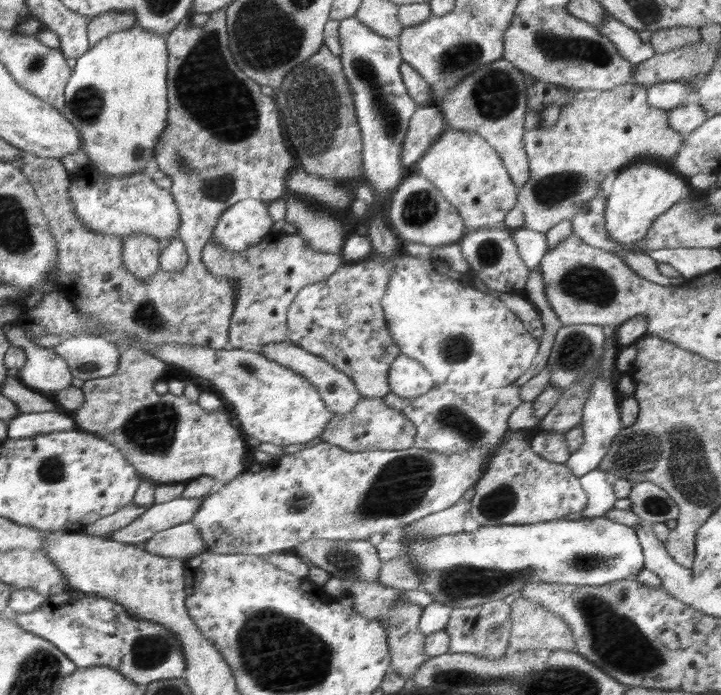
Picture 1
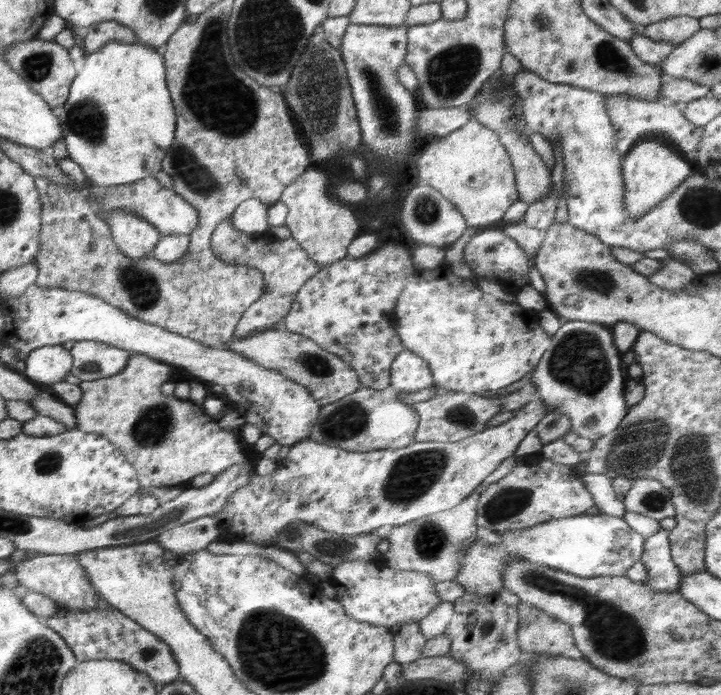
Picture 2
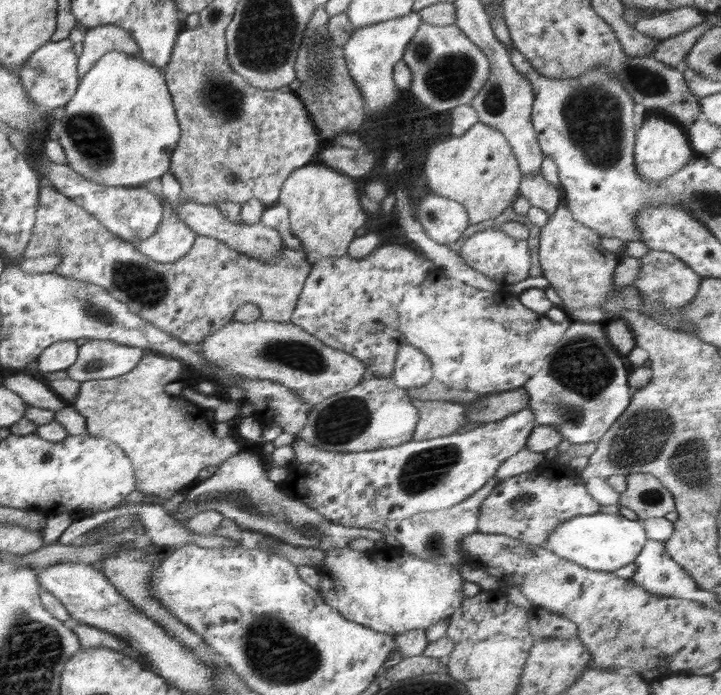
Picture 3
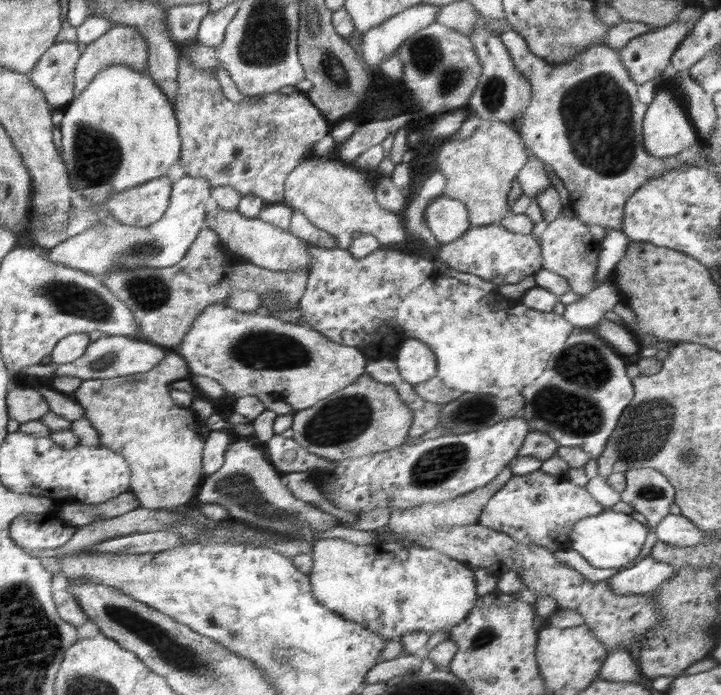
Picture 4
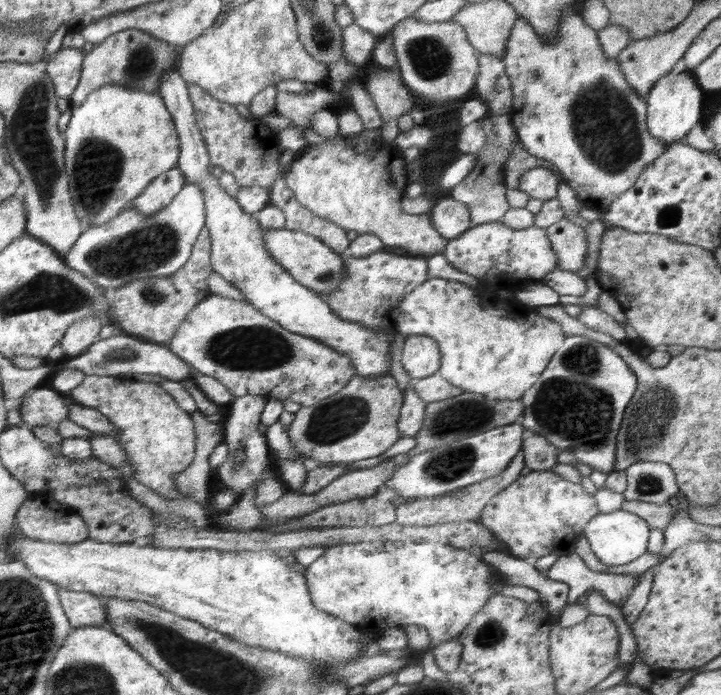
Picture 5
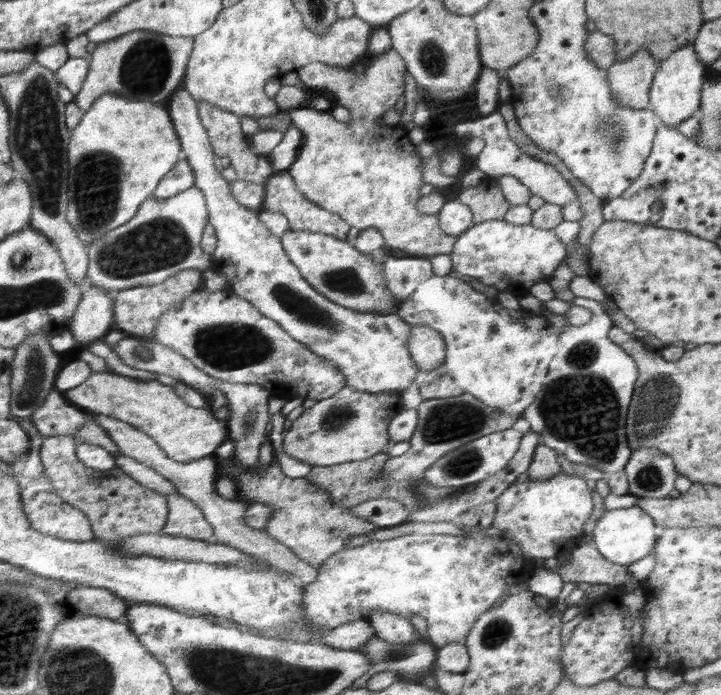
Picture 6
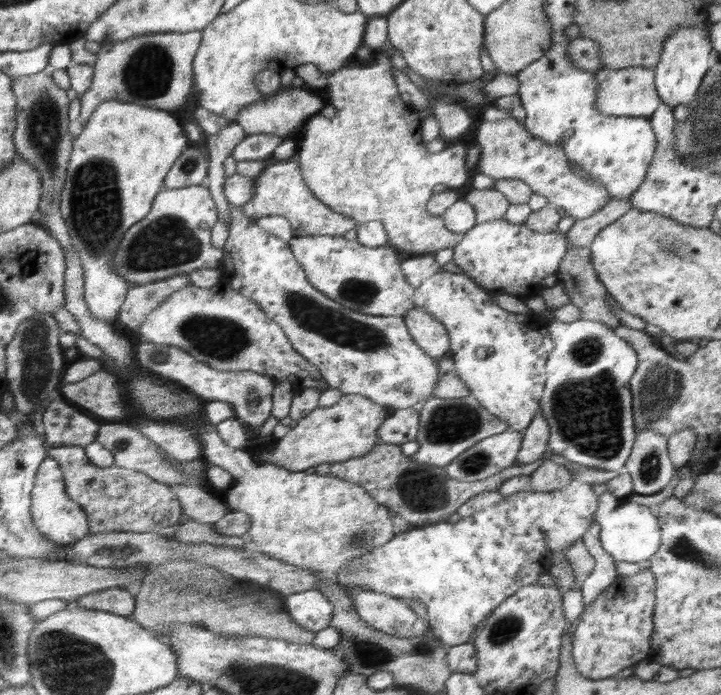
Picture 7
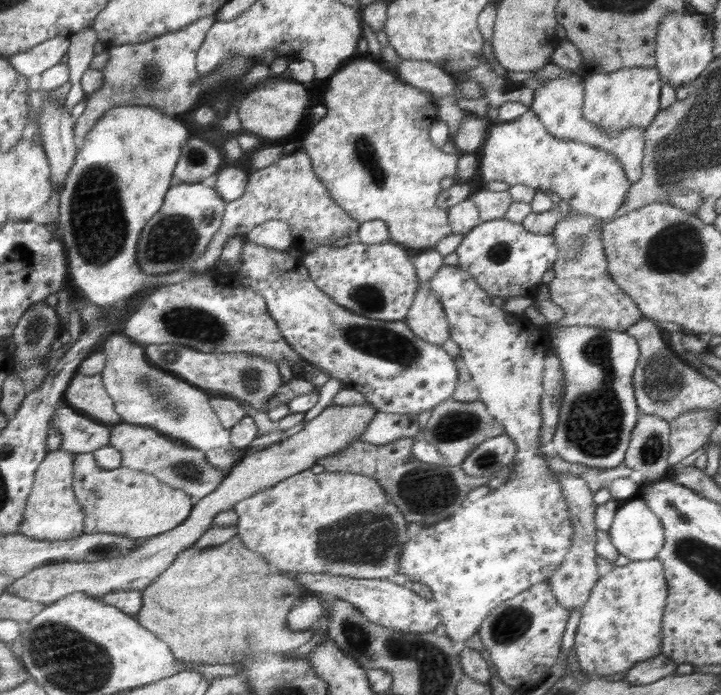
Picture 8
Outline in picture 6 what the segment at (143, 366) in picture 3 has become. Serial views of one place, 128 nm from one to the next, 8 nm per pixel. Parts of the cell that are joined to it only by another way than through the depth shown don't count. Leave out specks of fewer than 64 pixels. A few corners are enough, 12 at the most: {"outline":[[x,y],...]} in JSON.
{"outline":[[95,372],[64,396],[150,436],[176,463],[214,455],[226,421],[170,385]]}

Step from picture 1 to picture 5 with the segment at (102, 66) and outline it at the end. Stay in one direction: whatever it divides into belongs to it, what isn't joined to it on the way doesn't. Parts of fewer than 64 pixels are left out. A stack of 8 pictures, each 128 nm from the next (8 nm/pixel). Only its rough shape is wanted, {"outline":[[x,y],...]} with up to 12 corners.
{"outline":[[159,93],[71,106],[75,218],[111,221],[181,149]]}

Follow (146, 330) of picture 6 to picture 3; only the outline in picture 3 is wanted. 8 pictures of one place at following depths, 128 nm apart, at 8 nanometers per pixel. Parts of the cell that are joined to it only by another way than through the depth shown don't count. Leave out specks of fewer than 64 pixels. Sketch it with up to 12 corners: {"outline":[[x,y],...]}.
{"outline":[[53,187],[24,258],[191,345],[246,303],[288,322],[311,269],[197,235],[160,266]]}

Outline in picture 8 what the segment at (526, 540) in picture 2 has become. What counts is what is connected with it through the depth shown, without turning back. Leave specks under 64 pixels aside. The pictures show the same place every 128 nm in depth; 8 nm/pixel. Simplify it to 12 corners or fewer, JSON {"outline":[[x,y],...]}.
{"outline":[[640,497],[617,508],[608,535],[630,561],[656,557],[660,519]]}

